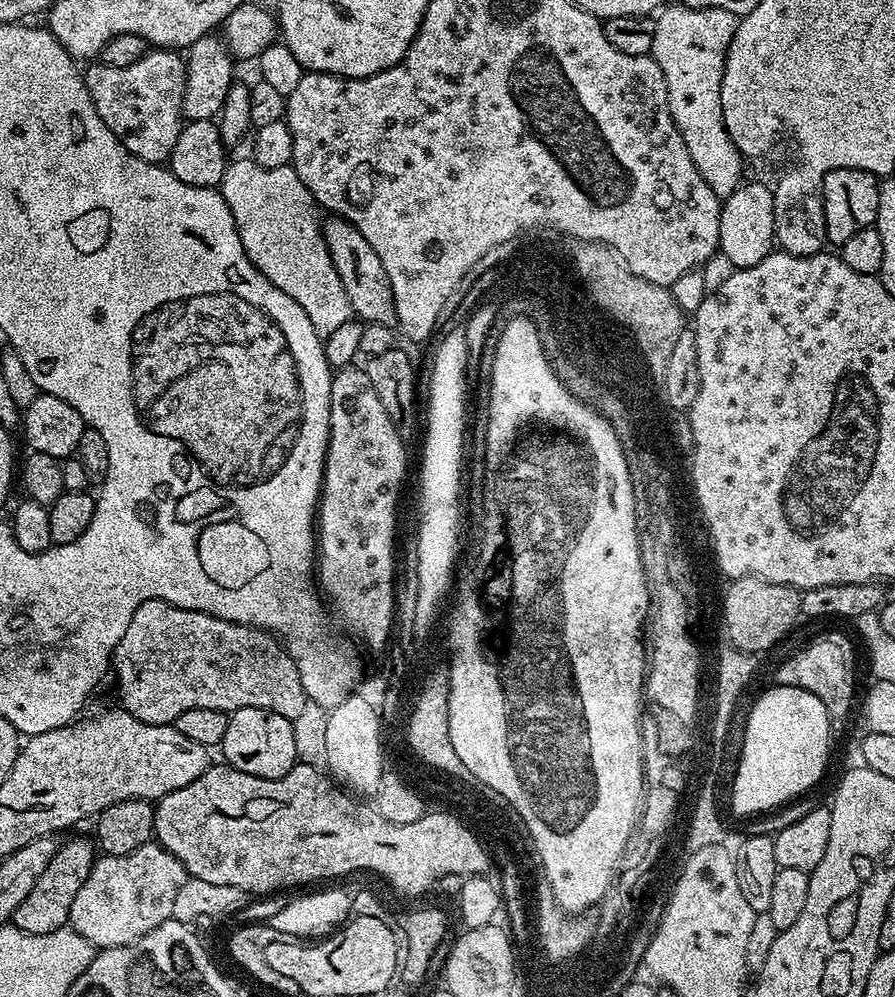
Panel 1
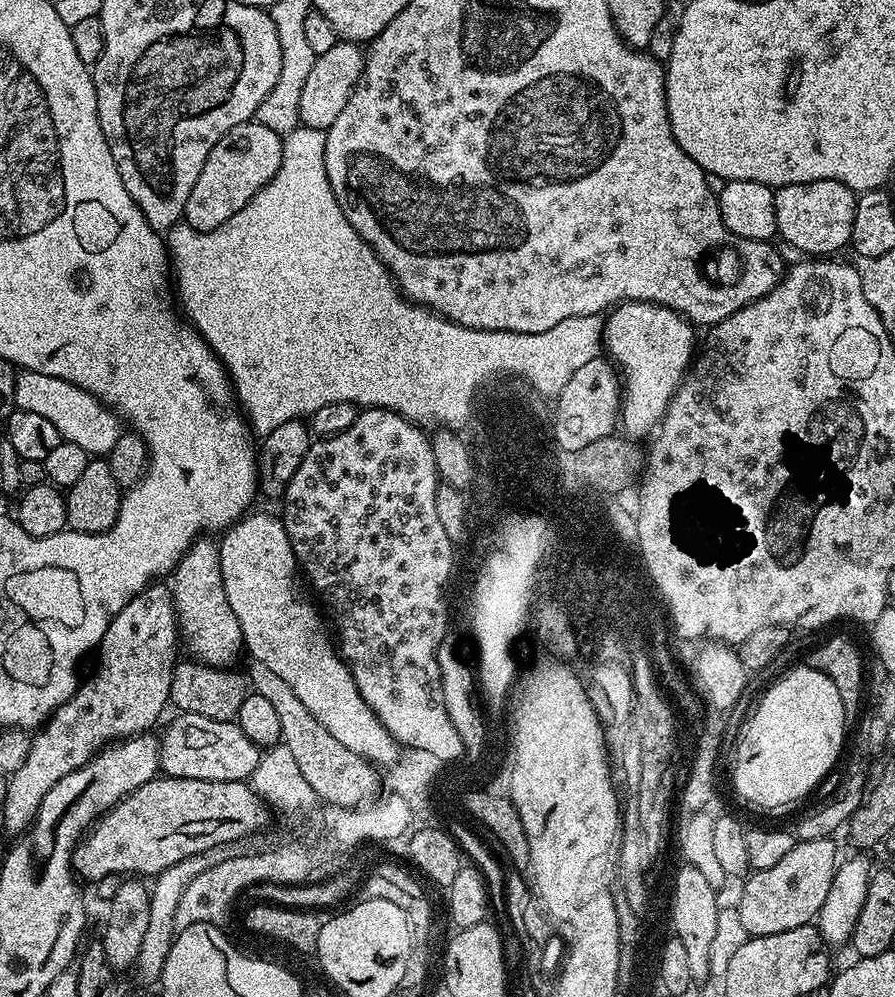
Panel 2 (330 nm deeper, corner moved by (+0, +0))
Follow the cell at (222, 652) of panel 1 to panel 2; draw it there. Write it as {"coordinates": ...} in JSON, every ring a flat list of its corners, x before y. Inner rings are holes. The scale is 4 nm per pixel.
{"coordinates":[[197,538,184,552,184,557,175,566,170,576,172,601,176,607,176,622,182,637,182,644,188,647,187,655,209,664,215,668,227,668,235,665,235,660,242,656,244,635,238,626,238,618,234,618,234,610,230,610,230,602,226,602,226,586,222,582,222,562,220,546,215,539]]}

